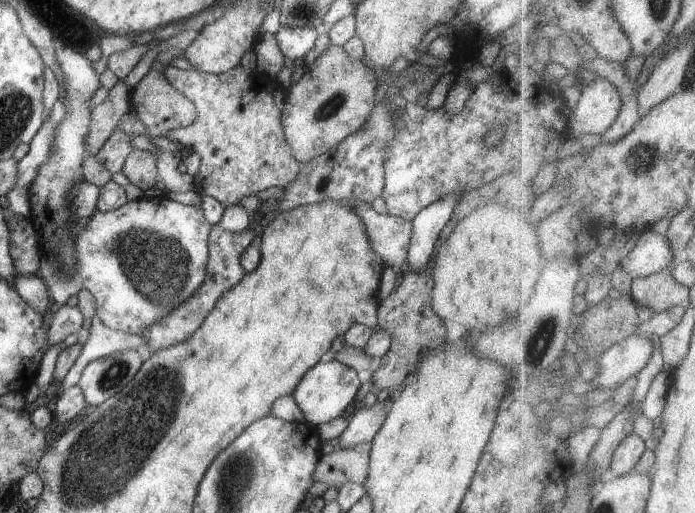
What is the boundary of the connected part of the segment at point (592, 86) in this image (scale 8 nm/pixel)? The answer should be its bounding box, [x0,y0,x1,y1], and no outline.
[571,76,623,137]

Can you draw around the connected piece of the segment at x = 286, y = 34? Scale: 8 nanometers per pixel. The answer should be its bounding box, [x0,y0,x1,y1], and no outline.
[274,27,320,60]

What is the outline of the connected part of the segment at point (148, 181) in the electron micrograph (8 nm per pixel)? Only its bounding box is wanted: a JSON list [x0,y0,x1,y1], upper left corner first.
[122,148,158,191]

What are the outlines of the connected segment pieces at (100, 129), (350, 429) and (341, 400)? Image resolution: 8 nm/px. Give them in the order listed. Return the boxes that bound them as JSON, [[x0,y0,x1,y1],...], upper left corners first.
[[85,81,131,154],[337,395,391,448],[291,357,360,427]]

